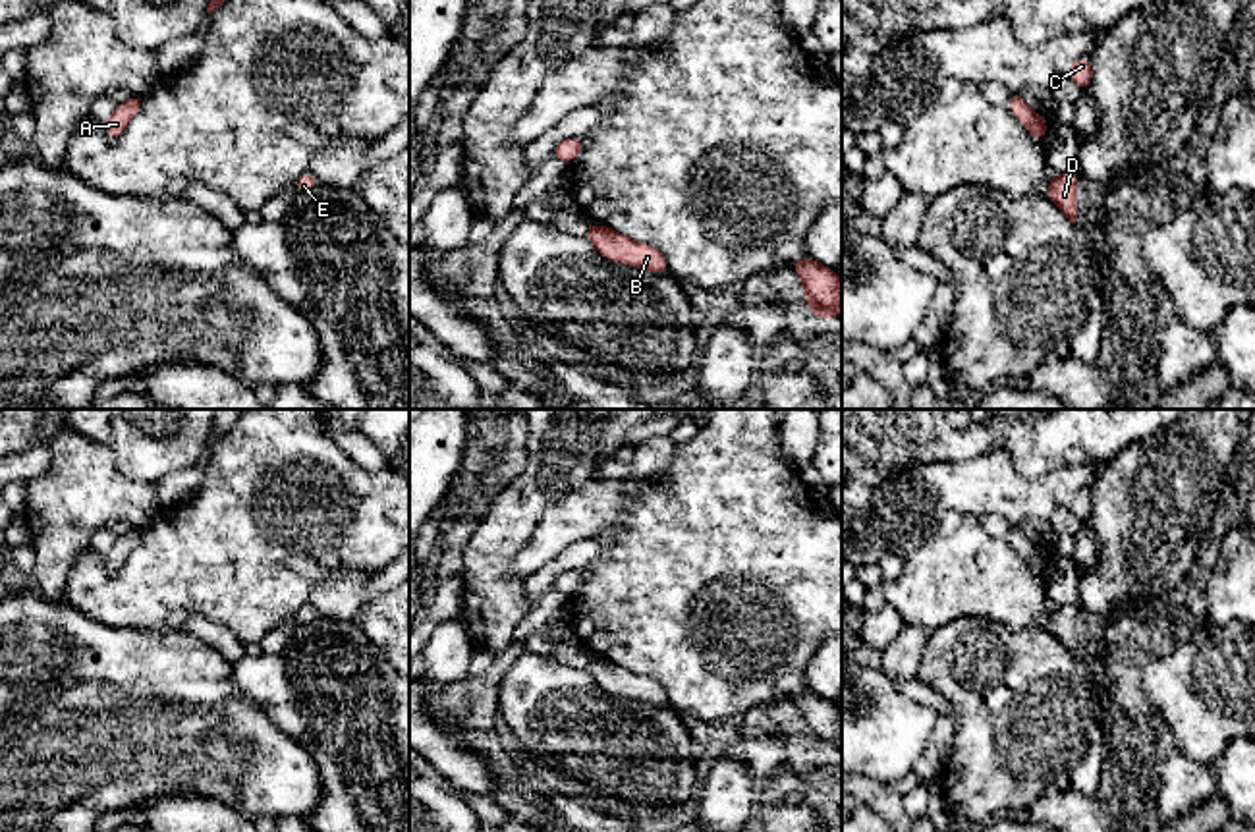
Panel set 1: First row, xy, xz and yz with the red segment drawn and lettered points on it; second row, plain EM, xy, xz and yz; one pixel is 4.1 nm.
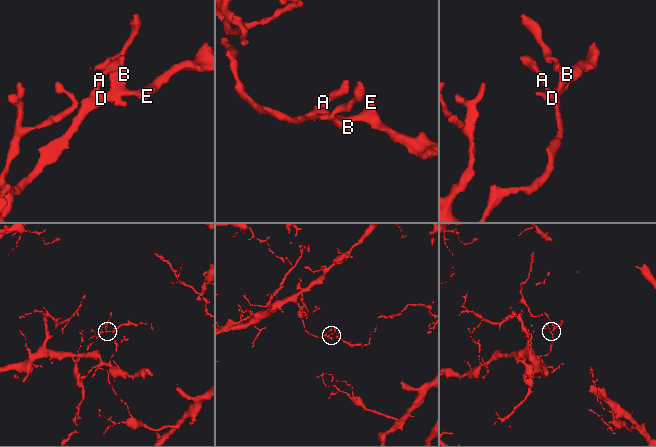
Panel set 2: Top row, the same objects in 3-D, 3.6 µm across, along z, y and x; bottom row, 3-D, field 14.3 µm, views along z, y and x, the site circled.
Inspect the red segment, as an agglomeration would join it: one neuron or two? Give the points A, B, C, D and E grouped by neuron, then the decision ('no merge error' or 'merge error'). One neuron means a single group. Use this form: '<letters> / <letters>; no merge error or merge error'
A B C D E; no merge error

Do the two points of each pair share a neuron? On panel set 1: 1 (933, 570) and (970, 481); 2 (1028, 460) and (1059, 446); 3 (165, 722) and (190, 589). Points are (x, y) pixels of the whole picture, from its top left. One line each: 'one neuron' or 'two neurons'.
1: two neurons
2: one neuron
3: two neurons

